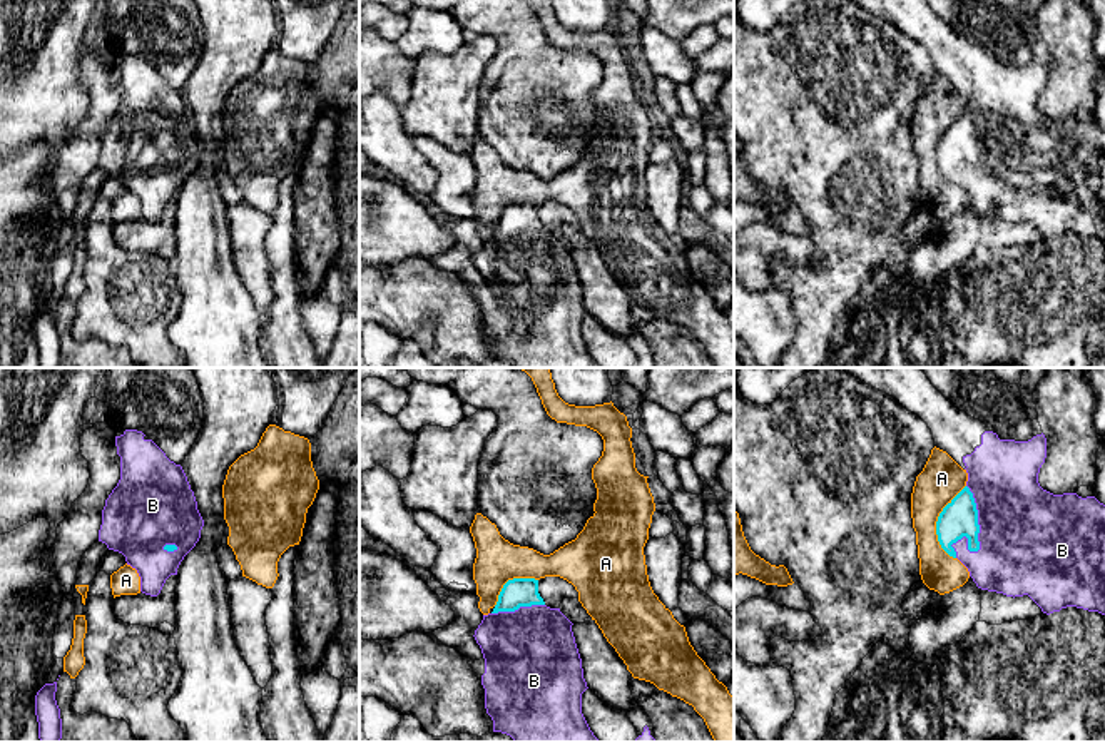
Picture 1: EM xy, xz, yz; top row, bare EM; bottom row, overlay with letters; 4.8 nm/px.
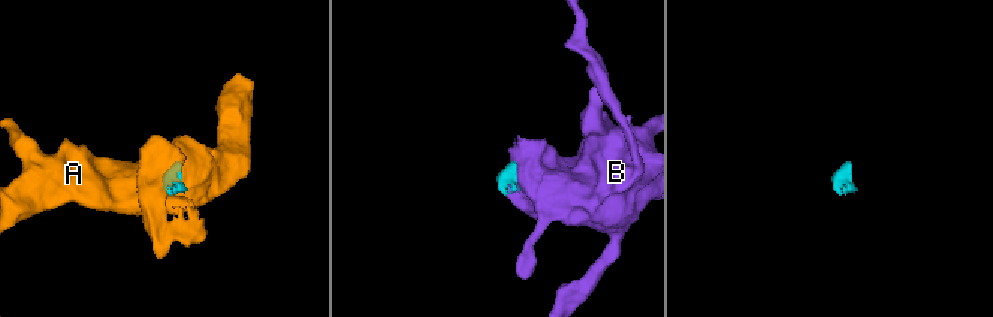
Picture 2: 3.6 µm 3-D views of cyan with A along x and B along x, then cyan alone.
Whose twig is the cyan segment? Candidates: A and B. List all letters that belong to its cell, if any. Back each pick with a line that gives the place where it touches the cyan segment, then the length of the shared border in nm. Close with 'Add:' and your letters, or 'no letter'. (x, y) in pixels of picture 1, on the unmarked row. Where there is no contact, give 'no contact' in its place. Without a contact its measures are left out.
B: yz (977, 166) | 360 nm
Add: B

